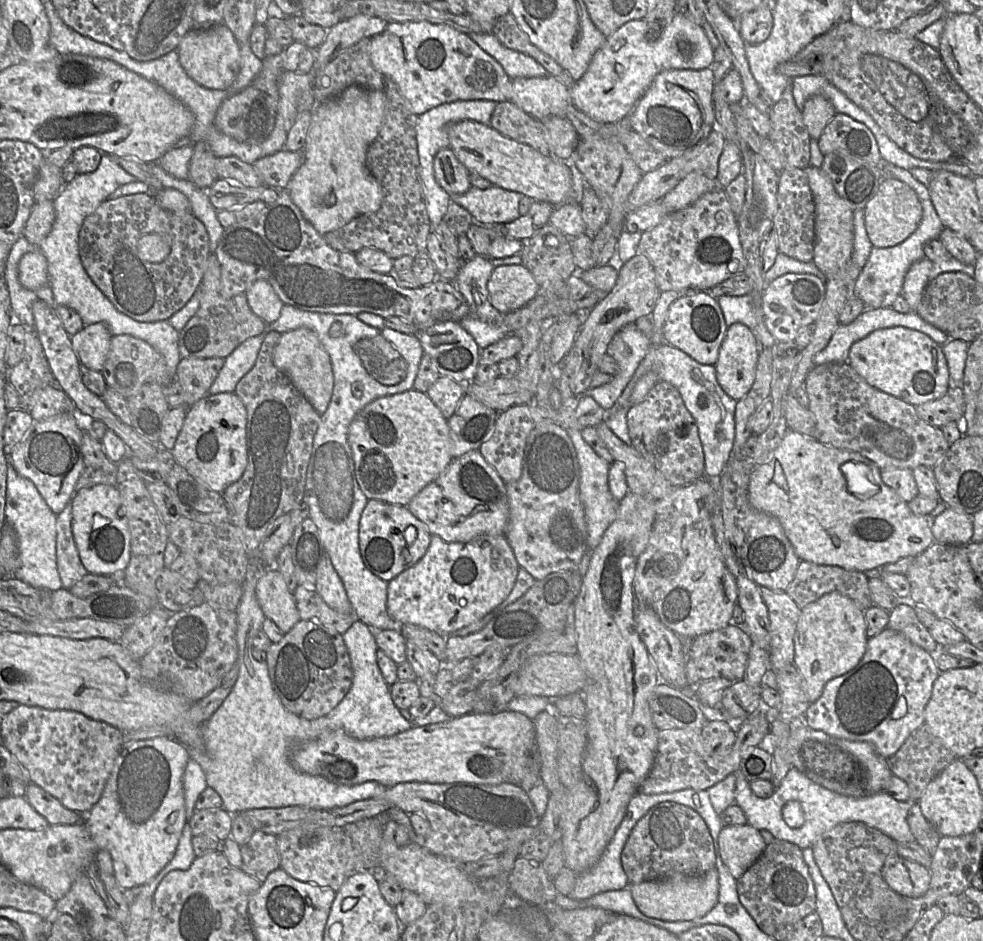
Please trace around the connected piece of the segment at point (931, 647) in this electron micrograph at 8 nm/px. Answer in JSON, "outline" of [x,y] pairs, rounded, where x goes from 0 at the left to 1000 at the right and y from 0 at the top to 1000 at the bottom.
{"outline":[[[914,642],[904,650],[904,668],[917,672],[929,684],[947,694],[951,692],[954,683],[949,679],[946,670],[933,657],[931,648],[926,643]]]}

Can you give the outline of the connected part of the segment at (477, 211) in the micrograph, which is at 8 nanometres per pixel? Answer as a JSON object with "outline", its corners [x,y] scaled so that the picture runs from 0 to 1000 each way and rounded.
{"outline":[[[505,197],[494,201],[480,198],[471,206],[457,207],[460,214],[475,222],[486,237],[516,237],[529,230],[528,215],[532,206]]]}

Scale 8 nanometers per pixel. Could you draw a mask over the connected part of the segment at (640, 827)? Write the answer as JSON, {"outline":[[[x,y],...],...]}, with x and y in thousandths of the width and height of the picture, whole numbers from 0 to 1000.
{"outline":[[[687,852],[669,853],[643,881],[632,906],[639,939],[669,935],[686,929],[714,930],[728,919],[727,896],[715,869]]]}

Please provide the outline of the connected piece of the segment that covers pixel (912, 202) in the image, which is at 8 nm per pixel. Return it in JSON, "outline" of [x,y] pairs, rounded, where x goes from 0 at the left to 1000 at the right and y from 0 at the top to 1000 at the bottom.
{"outline":[[[899,188],[889,208],[879,220],[879,239],[888,262],[901,264],[919,257],[934,241],[938,233],[938,218],[933,206],[920,193]]]}

